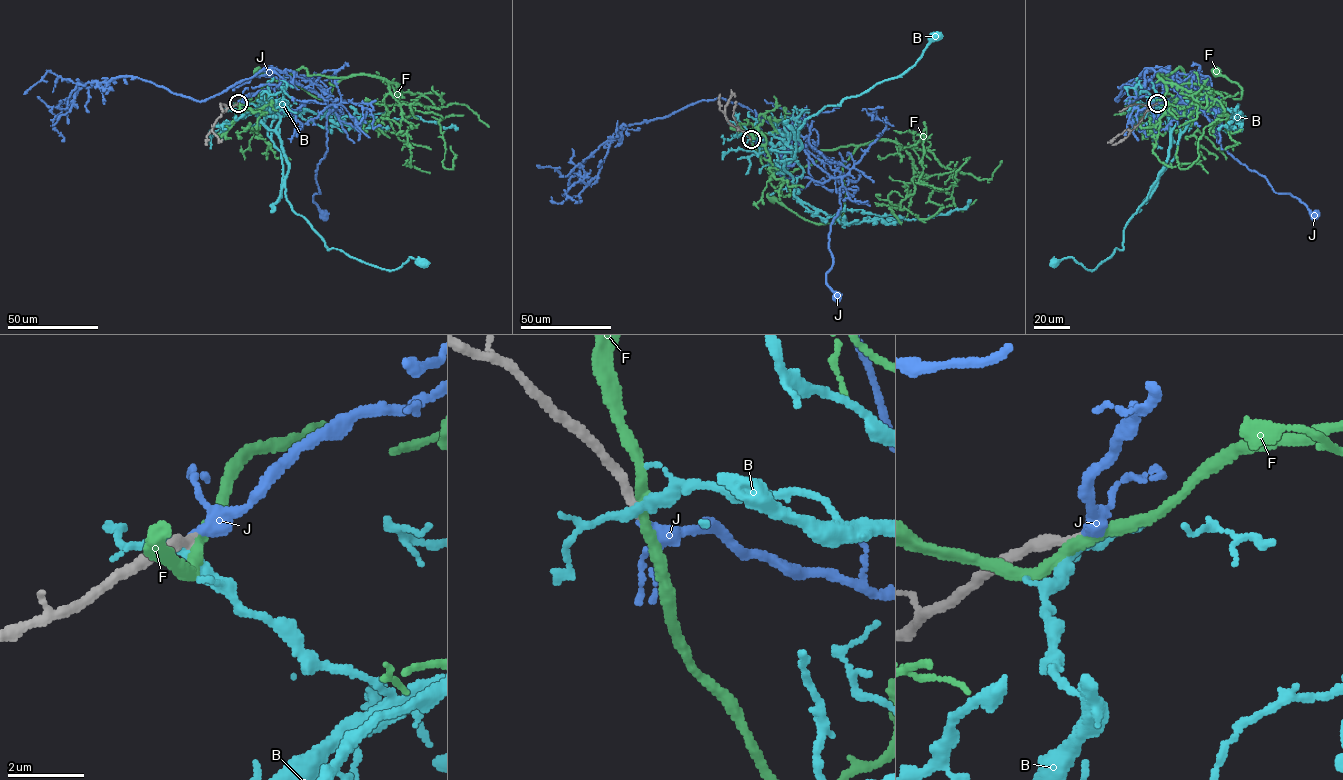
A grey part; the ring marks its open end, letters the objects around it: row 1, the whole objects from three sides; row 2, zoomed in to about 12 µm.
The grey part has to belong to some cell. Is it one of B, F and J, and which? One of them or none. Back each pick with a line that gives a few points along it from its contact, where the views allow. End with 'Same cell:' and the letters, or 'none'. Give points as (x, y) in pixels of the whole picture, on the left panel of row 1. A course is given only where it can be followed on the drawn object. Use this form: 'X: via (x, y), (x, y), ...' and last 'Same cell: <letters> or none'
J: via (238, 103), (294, 83), (328, 105), (328, 149), (315, 171), (320, 193), (313, 196), (324, 215)
Same cell: J

